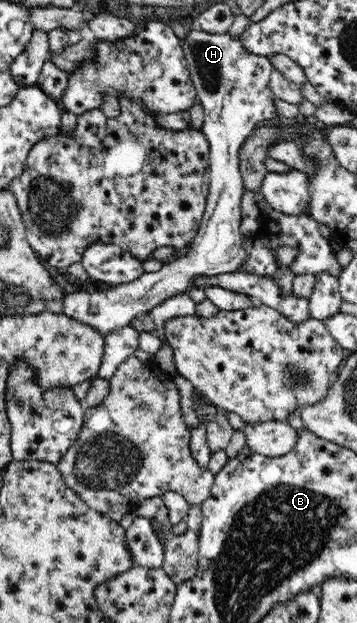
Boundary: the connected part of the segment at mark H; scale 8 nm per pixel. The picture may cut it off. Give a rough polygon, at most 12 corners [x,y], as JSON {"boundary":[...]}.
{"boundary":[[228,33],[181,42],[208,140],[206,210],[189,251],[62,312],[128,326],[193,278],[242,272],[240,149],[281,116],[275,68]]}

